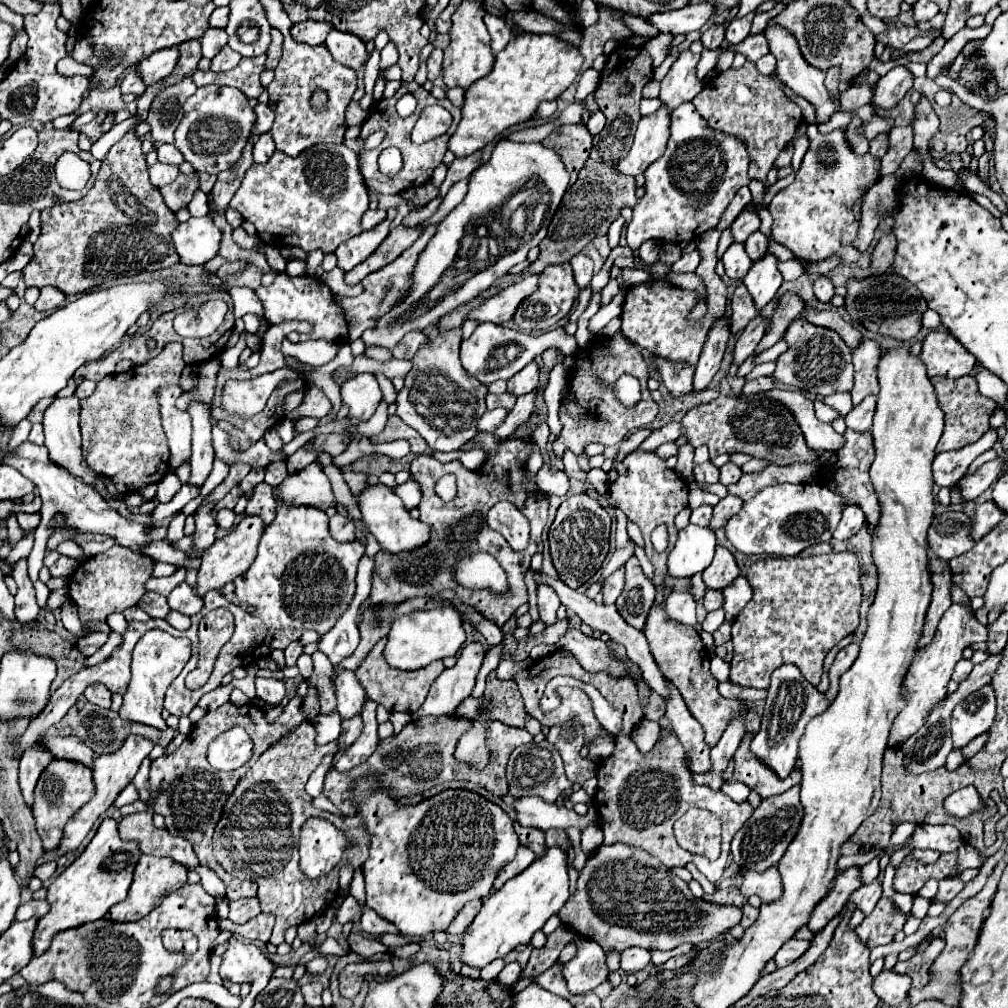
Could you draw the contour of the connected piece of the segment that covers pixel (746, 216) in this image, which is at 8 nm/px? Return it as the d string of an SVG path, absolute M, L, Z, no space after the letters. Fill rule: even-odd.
M742 211L742 213L736 217L736 221L730 225L730 231L732 231L734 241L744 243L744 241L748 239L750 233L758 231L758 227L760 227L760 219L758 219L758 215L756 215L756 213Z

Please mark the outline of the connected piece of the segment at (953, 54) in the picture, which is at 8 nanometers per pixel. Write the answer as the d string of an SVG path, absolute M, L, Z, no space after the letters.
M984 23L982 27L978 27L978 29L970 29L970 27L960 29L952 39L946 41L946 45L942 47L942 51L928 63L928 73L926 73L926 77L934 79L936 75L940 75L942 69L948 67L948 65L958 57L958 53L962 51L962 47L964 47L966 41L970 41L970 39L980 39L980 41L982 41L988 33L990 33L990 27L988 27L986 23Z

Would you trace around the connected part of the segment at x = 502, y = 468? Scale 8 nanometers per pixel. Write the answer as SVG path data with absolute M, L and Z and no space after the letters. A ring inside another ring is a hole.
M526 421L508 439L496 439L494 433L488 433L468 441L462 451L482 449L486 455L486 459L476 471L466 469L458 459L440 463L432 455L414 457L410 465L410 473L422 485L422 501L418 505L418 511L420 511L420 521L428 523L430 527L430 539L428 543L424 543L424 547L416 547L416 551L408 551L408 555L388 555L382 549L376 553L374 557L376 571L372 575L372 593L370 593L372 605L400 603L412 597L426 597L450 589L456 593L456 597L462 603L478 609L498 627L502 627L512 617L512 613L522 603L528 601L524 573L530 569L532 555L542 551L542 529L548 521L548 501L550 501L550 495L540 493L540 489L534 485L534 477L530 477L530 473L526 471L526 463L536 447L536 443L532 441L532 431L534 427ZM444 475L454 475L458 485L456 497L448 503L442 501L434 491L438 479ZM498 501L518 503L518 509L528 517L532 531L530 531L530 543L524 551L510 549L506 539L500 537L498 531L488 527L486 513ZM472 551L484 551L496 557L496 561L504 567L508 577L508 595L492 595L492 591L468 591L466 587L460 587L456 579L452 579L452 563L456 563L456 559L464 559L464 555L472 555Z

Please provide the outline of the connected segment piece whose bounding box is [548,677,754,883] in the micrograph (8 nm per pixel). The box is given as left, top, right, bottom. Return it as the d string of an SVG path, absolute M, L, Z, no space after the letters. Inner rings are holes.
M556 677L548 683L548 689L556 691L562 685L570 687L580 687L582 691L588 693L588 697L594 703L594 715L600 721L600 725L608 733L616 733L616 749L612 757L602 761L598 765L598 791L594 795L594 807L600 813L598 825L604 831L604 845L612 843L624 843L628 847L640 847L642 851L648 851L650 855L656 855L666 867L676 867L676 865L686 865L688 861L694 861L702 873L716 883L722 877L726 859L730 855L730 841L736 835L736 831L748 821L748 817L754 813L754 807L748 801L736 803L722 791L712 791L708 787L696 785L690 777L690 769L684 763L684 749L676 735L670 729L670 723L666 717L660 719L660 727L666 727L670 735L662 745L656 745L650 753L642 755L636 747L636 743L630 737L620 737L620 727L622 727L622 717L620 711L612 709L608 701L600 695L596 687L590 683L582 683L572 677ZM690 807L700 807L708 809L714 815L720 817L722 821L722 853L716 861L708 861L702 857L696 857L690 851L684 851L674 837L674 823L686 813Z

